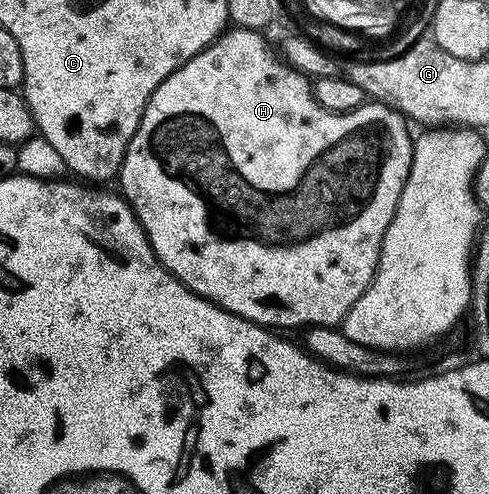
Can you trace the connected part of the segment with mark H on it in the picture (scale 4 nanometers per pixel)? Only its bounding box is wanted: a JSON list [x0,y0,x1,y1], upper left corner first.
[119,27,415,330]

